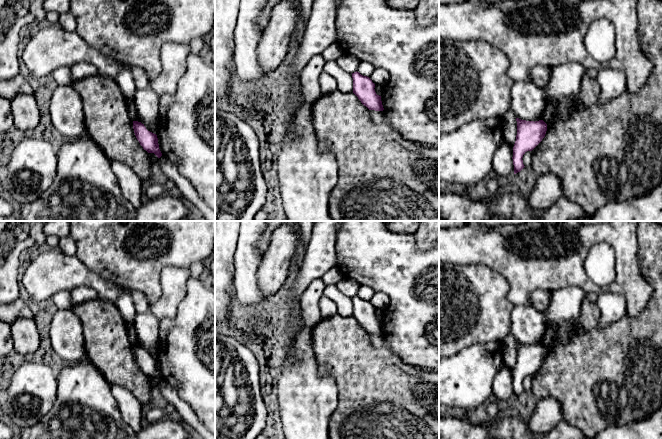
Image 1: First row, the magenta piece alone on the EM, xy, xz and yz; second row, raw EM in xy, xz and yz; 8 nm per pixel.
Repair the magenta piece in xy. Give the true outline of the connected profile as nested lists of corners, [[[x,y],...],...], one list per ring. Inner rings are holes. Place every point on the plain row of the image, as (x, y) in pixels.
[[[133,345],[133,353],[137,364],[140,369],[148,377],[154,377],[158,382],[162,380],[159,373],[157,359],[148,355],[144,348],[138,345]]]

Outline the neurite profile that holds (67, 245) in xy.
[[[66,236],[59,239],[58,249],[67,255],[75,255],[77,246],[71,236]]]

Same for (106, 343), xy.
[[[100,298],[89,300],[72,307],[78,316],[84,334],[84,349],[90,363],[103,375],[109,384],[115,384],[132,393],[141,404],[153,401],[153,387],[149,377],[137,364],[133,345],[127,334],[127,323],[113,302]]]

